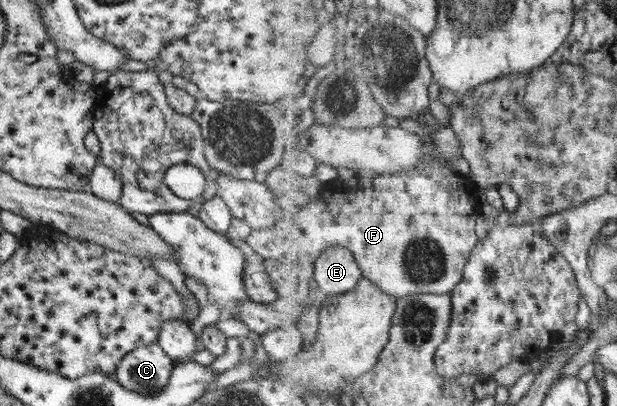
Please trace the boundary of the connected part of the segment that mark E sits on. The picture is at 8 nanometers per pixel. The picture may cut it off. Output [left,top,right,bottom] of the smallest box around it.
[314,246,363,296]

